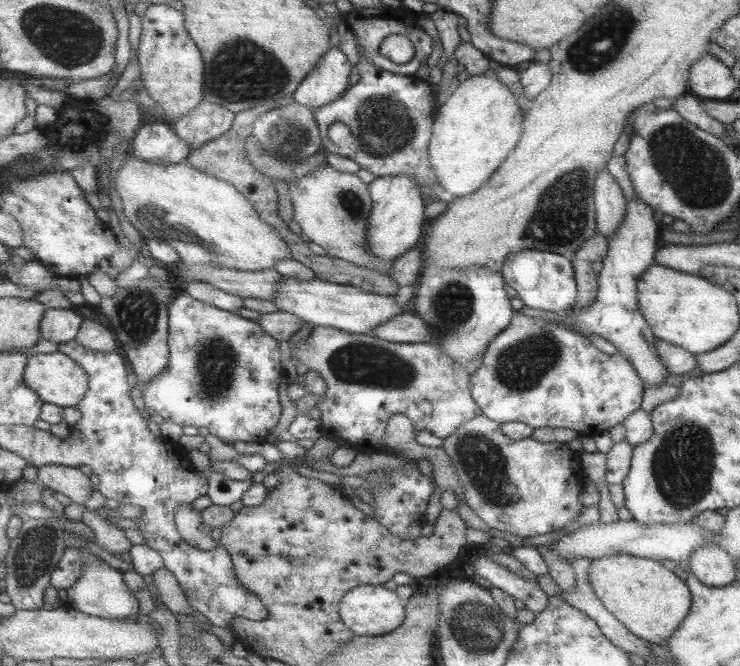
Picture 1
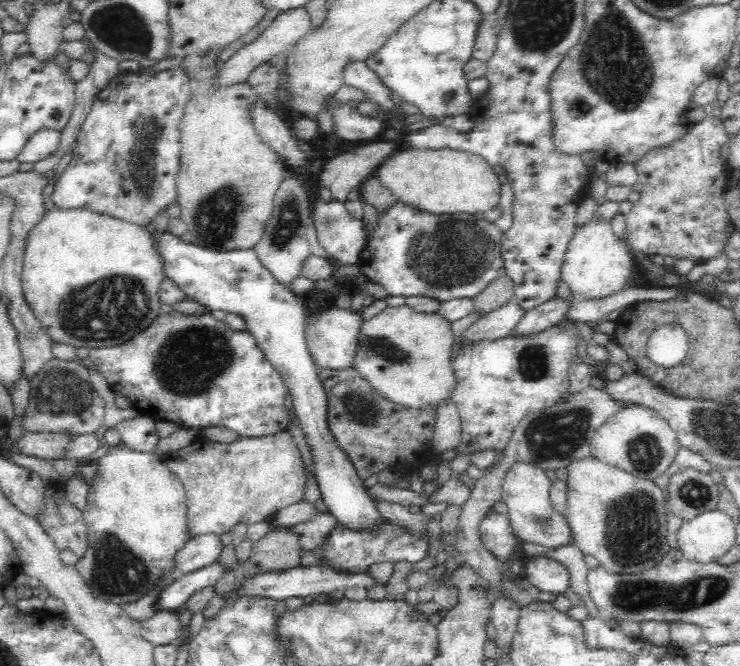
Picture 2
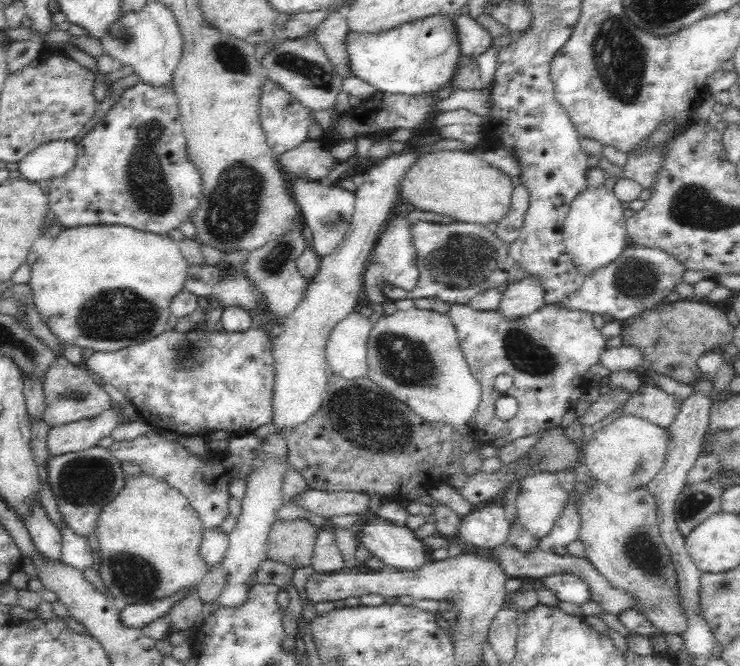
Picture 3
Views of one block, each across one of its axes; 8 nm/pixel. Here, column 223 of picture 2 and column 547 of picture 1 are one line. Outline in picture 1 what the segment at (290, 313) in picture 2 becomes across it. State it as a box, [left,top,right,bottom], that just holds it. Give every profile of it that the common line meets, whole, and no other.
[500,249,577,312]

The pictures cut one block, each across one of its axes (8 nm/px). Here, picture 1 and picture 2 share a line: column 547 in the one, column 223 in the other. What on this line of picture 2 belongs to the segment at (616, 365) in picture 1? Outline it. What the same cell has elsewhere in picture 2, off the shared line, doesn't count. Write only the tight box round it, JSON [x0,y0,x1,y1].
[88,310,289,438]

